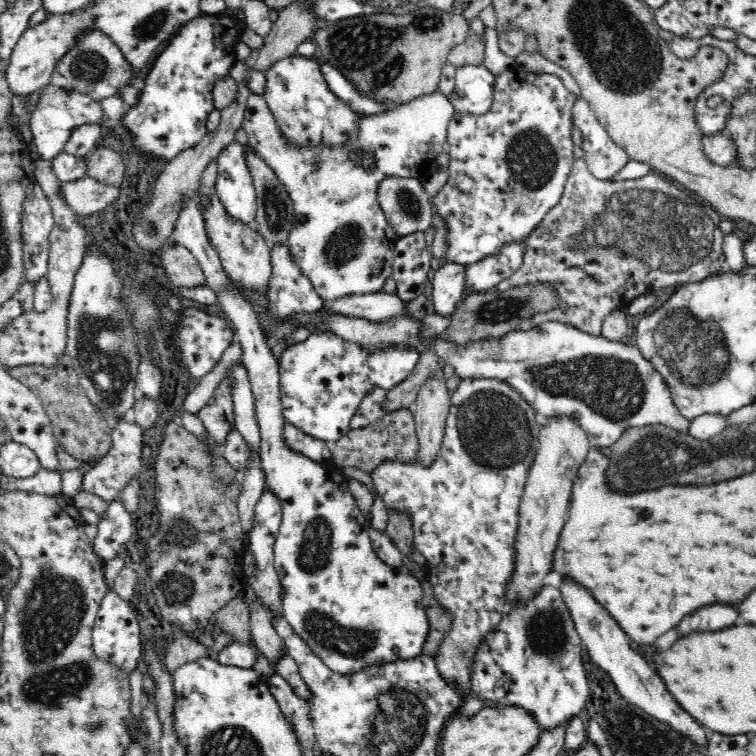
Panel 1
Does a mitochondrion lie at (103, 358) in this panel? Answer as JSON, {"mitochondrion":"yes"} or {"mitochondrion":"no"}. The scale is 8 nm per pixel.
{"mitochondrion":"yes"}

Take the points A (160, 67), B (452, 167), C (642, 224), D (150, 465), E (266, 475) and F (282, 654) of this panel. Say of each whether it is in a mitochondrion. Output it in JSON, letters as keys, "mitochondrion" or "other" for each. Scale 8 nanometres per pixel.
{"A":"other","B":"other","C":"mitochondrion","D":"other","E":"other","F":"other"}

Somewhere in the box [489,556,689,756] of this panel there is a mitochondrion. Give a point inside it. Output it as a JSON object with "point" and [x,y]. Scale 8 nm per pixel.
{"point":[546,634]}

